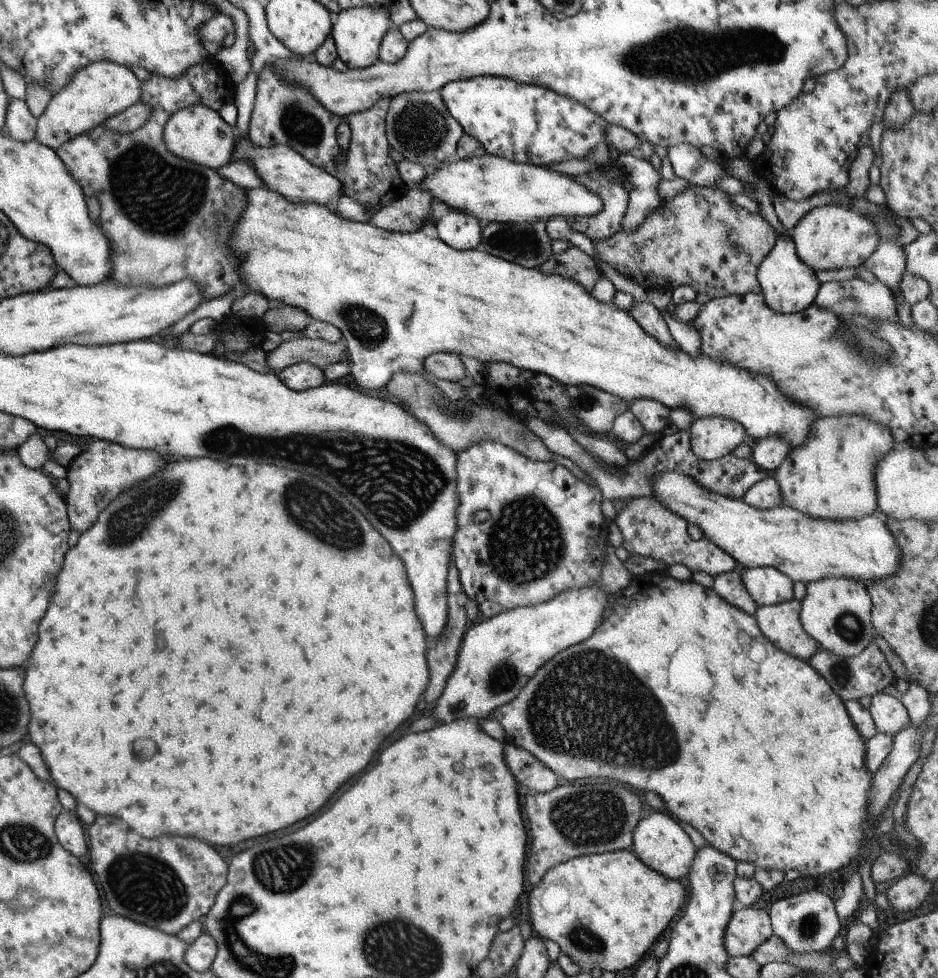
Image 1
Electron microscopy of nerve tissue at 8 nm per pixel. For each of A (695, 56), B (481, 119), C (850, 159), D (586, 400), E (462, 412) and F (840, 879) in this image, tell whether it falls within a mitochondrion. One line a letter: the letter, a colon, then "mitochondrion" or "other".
A: mitochondrion
B: other
C: other
D: mitochondrion
E: other
F: other

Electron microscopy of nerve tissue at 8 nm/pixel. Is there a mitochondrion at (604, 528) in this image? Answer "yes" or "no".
no

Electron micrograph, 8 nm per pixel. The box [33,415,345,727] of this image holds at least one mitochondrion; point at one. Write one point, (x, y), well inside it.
(133, 517)

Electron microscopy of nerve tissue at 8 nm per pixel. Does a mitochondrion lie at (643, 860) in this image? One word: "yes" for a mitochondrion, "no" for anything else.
no

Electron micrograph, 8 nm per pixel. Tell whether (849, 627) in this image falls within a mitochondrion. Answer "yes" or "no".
yes

